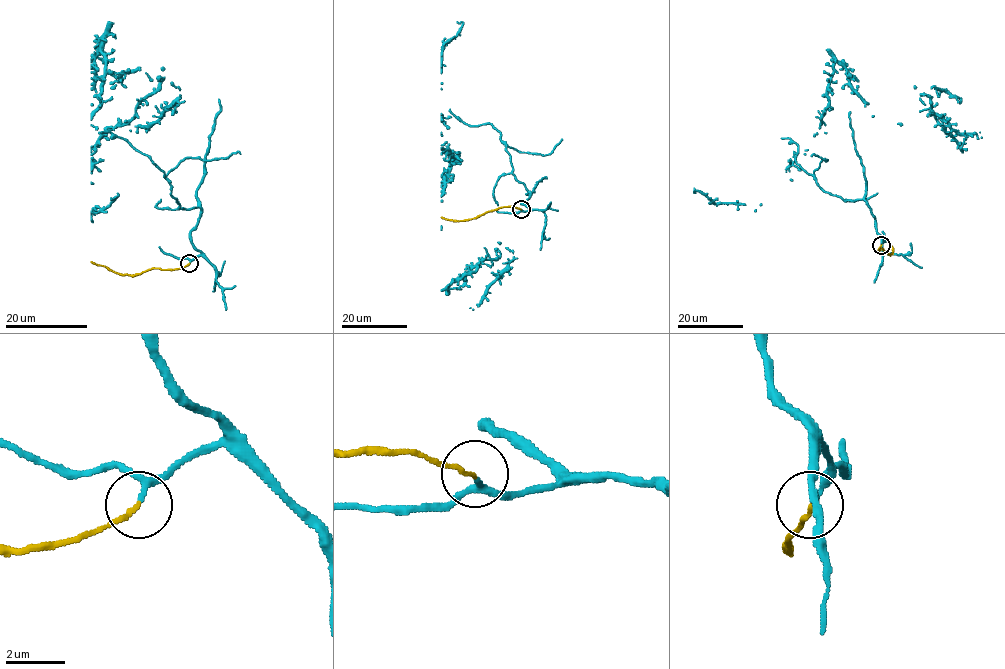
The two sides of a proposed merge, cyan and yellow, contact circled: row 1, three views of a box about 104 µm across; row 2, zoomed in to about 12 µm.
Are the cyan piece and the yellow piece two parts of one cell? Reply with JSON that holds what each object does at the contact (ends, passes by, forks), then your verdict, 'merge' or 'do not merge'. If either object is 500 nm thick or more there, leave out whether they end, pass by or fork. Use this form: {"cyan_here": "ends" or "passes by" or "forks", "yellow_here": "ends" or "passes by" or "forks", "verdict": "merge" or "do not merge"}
{"cyan_here": "passes by", "yellow_here": "ends", "verdict": "merge"}

